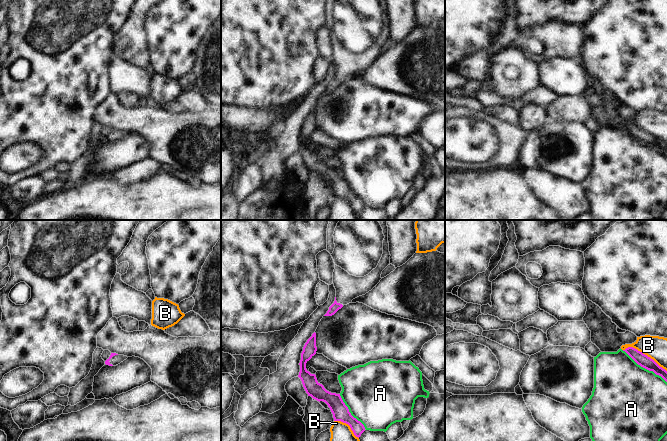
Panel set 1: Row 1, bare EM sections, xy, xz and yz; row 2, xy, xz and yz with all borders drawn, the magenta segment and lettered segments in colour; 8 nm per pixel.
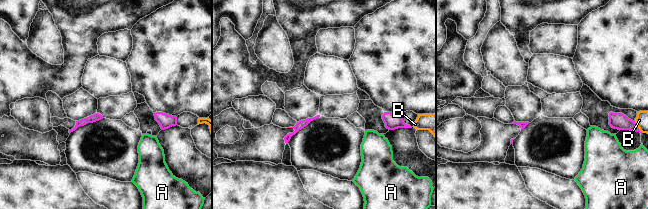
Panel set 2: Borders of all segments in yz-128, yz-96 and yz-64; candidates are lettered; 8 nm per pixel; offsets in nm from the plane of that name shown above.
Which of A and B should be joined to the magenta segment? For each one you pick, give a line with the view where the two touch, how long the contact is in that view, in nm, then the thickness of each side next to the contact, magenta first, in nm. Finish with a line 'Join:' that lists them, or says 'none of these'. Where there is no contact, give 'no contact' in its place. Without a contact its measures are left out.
Join: none of these

